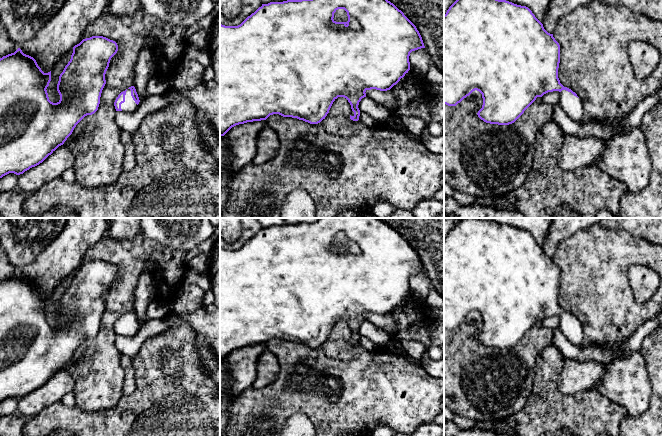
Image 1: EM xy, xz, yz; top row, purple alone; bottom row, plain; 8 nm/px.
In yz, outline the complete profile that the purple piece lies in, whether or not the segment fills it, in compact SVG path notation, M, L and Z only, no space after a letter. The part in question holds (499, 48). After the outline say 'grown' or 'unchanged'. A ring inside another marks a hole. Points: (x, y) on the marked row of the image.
M456 0L444 15L444 104L448 106L456 106L464 98L469 96L473 91L477 90L482 94L483 105L478 111L478 117L486 123L509 125L514 123L524 111L536 100L544 94L553 91L559 91L561 94L559 104L564 111L577 123L583 123L583 106L577 94L571 89L564 87L558 78L558 68L560 63L560 45L548 33L543 24L535 17L532 11L526 7L514 4L506 0Z | grown

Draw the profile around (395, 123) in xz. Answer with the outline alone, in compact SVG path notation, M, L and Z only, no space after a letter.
M392 117L388 120L385 120L385 121L379 122L379 123L385 124L388 127L390 127L396 131L401 131L401 132L404 132L404 133L407 133L407 134L410 134L410 135L416 137L415 135L413 135L407 131L406 127L402 124L399 117Z

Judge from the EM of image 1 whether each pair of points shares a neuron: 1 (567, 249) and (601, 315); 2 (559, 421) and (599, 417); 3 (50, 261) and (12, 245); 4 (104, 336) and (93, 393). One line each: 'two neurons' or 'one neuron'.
1: one neuron
2: one neuron
3: two neurons
4: one neuron

